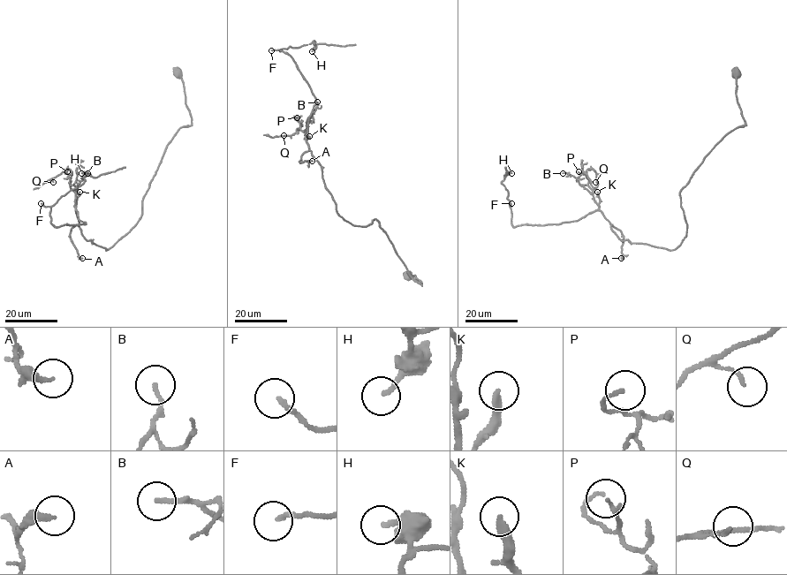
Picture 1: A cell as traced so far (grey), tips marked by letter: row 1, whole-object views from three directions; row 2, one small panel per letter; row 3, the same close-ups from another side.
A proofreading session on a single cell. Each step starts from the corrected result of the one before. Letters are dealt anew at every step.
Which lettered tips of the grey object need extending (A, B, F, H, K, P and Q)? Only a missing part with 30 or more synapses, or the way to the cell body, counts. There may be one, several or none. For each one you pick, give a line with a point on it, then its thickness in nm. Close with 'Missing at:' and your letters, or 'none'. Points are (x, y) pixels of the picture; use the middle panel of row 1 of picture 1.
A: at (312, 161); 240 nm thick
F: at (271, 50); 160 nm thick
K: at (309, 136); 260 nm thick
Missing at: A, F, K

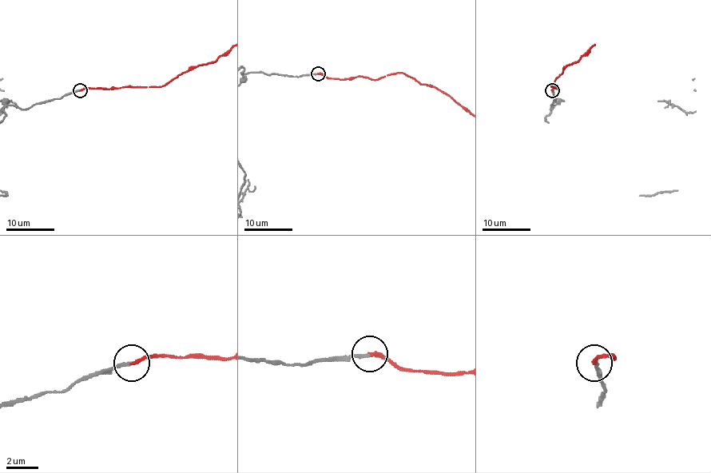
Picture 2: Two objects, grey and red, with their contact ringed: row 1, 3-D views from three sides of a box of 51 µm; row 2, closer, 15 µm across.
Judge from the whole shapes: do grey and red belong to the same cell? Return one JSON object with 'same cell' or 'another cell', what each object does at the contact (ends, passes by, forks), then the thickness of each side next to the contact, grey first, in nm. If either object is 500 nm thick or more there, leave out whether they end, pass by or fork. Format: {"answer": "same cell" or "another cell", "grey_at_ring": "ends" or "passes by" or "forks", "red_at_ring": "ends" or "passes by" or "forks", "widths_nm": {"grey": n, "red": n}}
{"answer": "same cell", "grey_at_ring": "ends", "red_at_ring": "ends", "widths_nm": {"grey": 220, "red": 220}}

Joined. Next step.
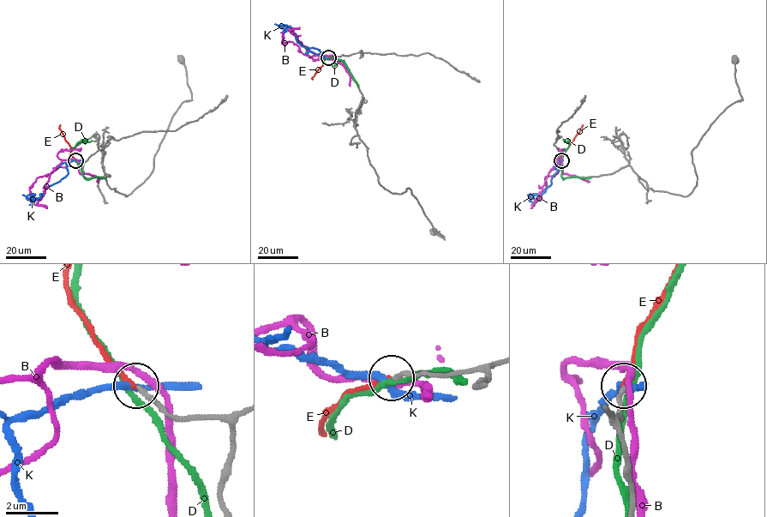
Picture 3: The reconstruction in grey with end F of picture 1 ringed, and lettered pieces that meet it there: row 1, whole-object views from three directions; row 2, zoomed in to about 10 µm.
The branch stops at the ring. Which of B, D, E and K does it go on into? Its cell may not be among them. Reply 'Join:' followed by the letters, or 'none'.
Join: none

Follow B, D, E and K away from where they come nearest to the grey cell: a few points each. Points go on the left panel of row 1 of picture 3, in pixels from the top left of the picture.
B: (76, 160), (69, 159), (68, 165), (38, 177), (29, 189), (30, 200), (28, 199)
D: (76, 161), (86, 179), (106, 177)
E: (75, 160), (60, 124)
K: (75, 160), (66, 163), (68, 172), (64, 177), (50, 185), (38, 198), (26, 197), (35, 194)

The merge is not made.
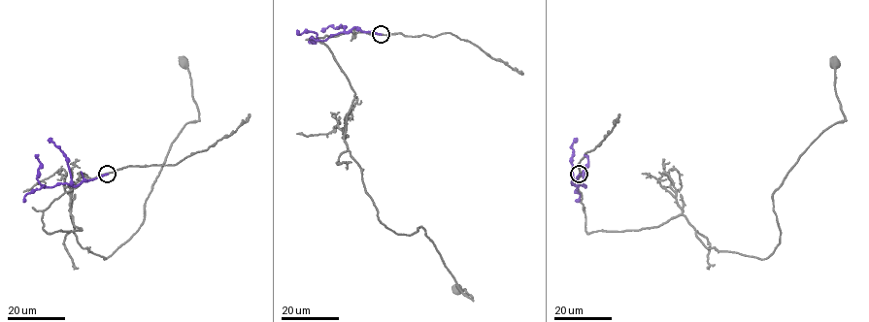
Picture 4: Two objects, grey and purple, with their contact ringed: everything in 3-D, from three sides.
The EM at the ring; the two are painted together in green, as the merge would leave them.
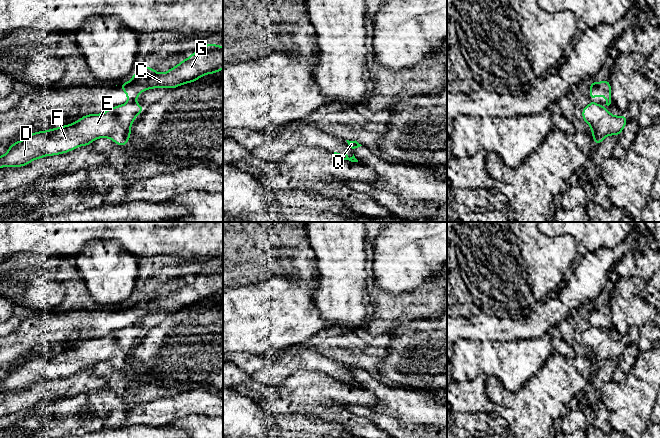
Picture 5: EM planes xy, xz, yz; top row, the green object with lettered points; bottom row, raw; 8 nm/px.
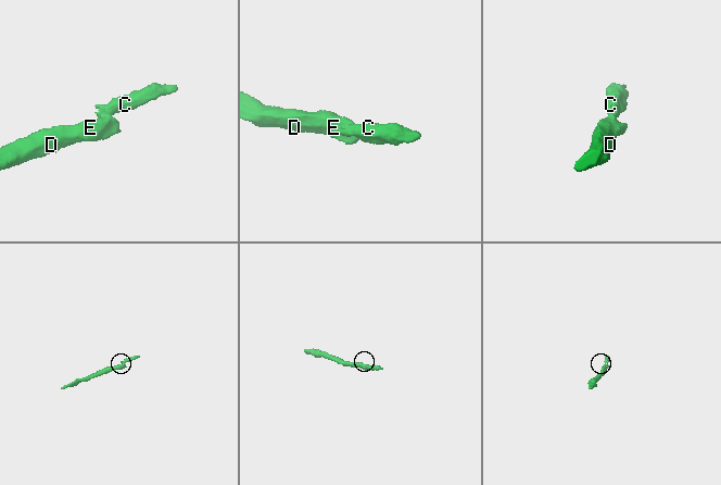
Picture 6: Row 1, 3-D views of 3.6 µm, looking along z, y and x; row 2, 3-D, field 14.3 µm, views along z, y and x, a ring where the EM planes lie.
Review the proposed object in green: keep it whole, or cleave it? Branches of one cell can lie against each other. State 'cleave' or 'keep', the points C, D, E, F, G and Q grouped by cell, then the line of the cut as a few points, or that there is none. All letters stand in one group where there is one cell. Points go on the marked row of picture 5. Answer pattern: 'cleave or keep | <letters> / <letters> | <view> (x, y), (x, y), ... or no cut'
cleave | C G / D E F Q | xy (133, 101), (127, 102)

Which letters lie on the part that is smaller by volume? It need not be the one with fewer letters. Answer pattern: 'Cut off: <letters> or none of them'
Cut off: C, G

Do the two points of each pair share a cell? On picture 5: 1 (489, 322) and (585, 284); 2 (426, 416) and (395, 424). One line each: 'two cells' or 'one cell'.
1: one cell
2: two cells

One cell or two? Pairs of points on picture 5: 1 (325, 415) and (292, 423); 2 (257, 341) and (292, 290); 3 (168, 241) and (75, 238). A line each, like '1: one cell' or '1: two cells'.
1: two cells
2: one cell
3: one cell

